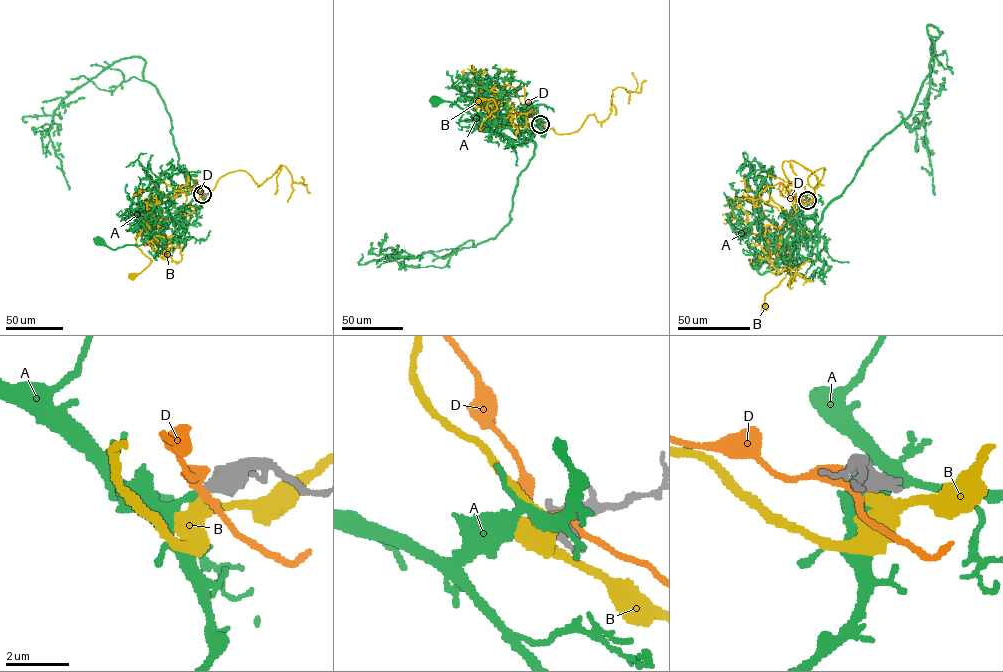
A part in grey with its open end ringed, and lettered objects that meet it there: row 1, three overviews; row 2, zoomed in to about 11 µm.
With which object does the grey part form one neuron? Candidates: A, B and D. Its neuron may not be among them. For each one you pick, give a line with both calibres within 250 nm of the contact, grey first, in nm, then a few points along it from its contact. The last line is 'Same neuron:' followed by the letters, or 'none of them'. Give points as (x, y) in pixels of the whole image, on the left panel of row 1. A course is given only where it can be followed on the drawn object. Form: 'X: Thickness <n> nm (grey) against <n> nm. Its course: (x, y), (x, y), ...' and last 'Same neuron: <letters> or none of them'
A: Thickness 480 nm (grey) against 240 nm. Its course: (203, 194), (181, 188), (152, 200), (148, 216), (159, 231), (157, 242), (125, 245), (114, 249), (99, 242)
Same neuron: A

